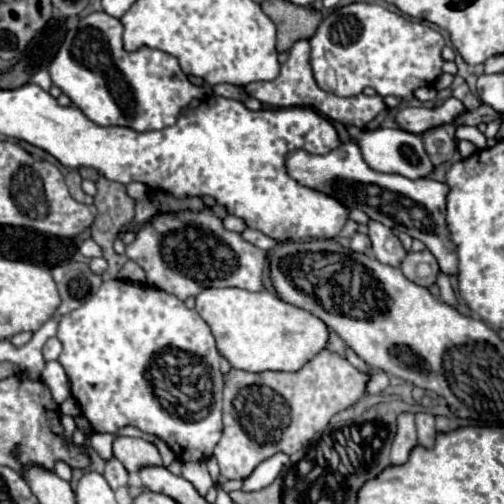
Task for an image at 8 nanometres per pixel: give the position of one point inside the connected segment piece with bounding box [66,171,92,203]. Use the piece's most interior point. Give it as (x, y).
(73, 179)

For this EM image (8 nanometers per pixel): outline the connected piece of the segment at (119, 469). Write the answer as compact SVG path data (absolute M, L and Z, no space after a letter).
M112 457L110 461L106 461L104 477L106 477L106 481L108 481L108 485L110 485L112 489L118 489L118 487L122 487L122 485L128 485L128 481L130 481L128 471L124 469L124 465L122 465L116 457Z

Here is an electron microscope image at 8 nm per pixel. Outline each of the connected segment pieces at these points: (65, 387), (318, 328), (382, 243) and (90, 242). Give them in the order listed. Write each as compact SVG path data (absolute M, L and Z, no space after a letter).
M58 361L46 363L46 367L42 371L42 381L50 387L56 403L62 403L70 397L70 381L68 381L68 375Z
M204 289L196 297L196 311L208 323L220 355L224 355L234 369L260 373L260 371L298 371L310 357L316 357L328 347L330 329L312 313L284 303L270 291L246 291L246 289Z
M370 221L368 223L368 237L372 241L372 249L374 249L374 257L380 263L392 265L392 267L400 267L402 257L406 257L406 249L402 247L400 239L382 223L378 221Z
M88 238L82 245L80 245L80 253L84 255L84 257L100 257L102 256L102 250L96 243L94 243L94 239Z

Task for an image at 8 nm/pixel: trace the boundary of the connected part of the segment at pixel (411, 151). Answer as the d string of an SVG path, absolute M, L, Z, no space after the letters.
M348 125L348 133L358 141L358 147L362 151L364 161L380 173L398 173L408 179L424 179L436 171L434 163L430 161L422 139L414 137L414 133L406 133L402 129L376 129L376 131L364 131L354 125Z

